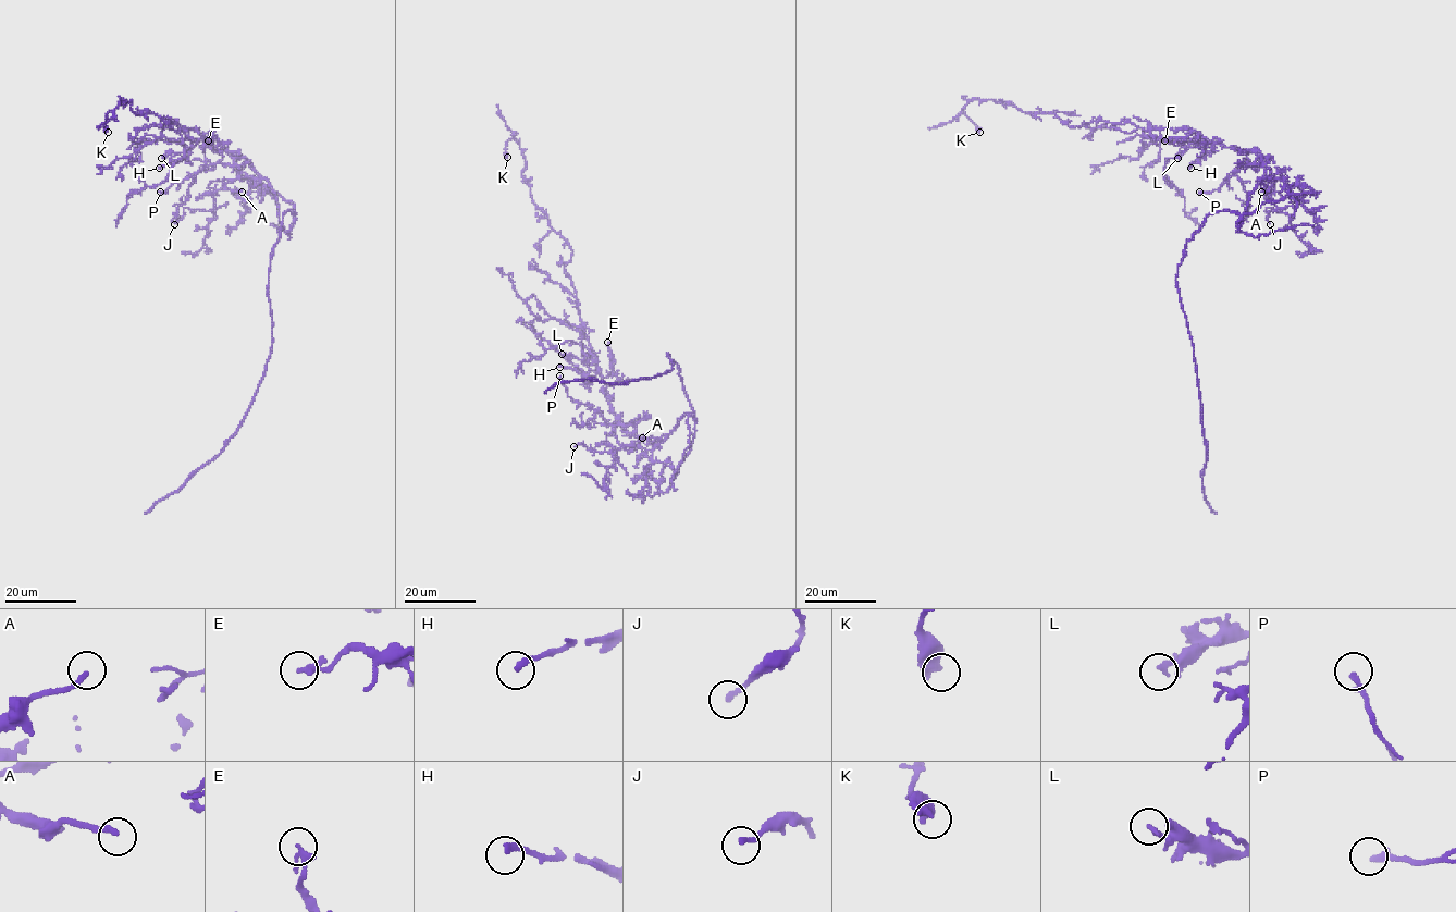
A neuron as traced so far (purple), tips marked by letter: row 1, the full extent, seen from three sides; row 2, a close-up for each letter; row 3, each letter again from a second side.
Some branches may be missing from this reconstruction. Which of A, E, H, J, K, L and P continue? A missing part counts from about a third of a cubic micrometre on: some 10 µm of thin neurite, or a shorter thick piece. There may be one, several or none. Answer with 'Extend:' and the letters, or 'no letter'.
Extend: H, P

